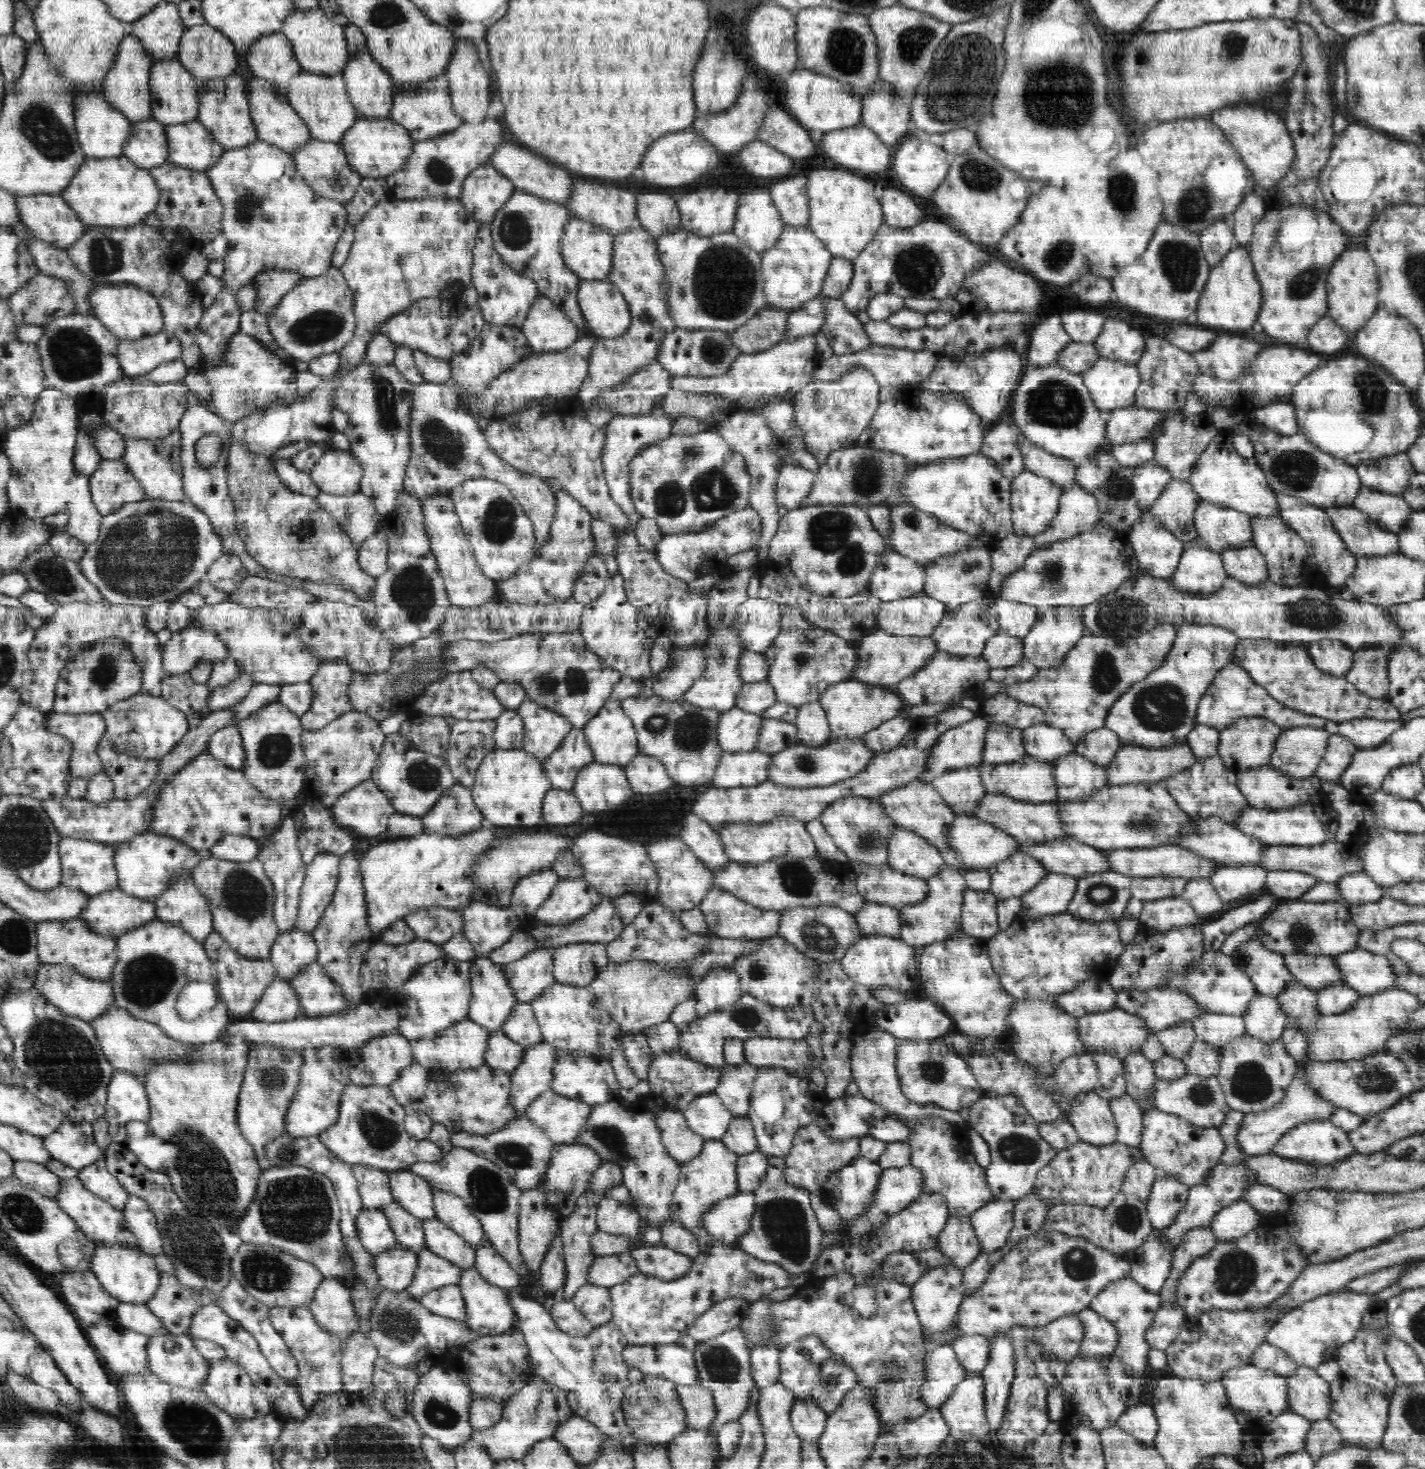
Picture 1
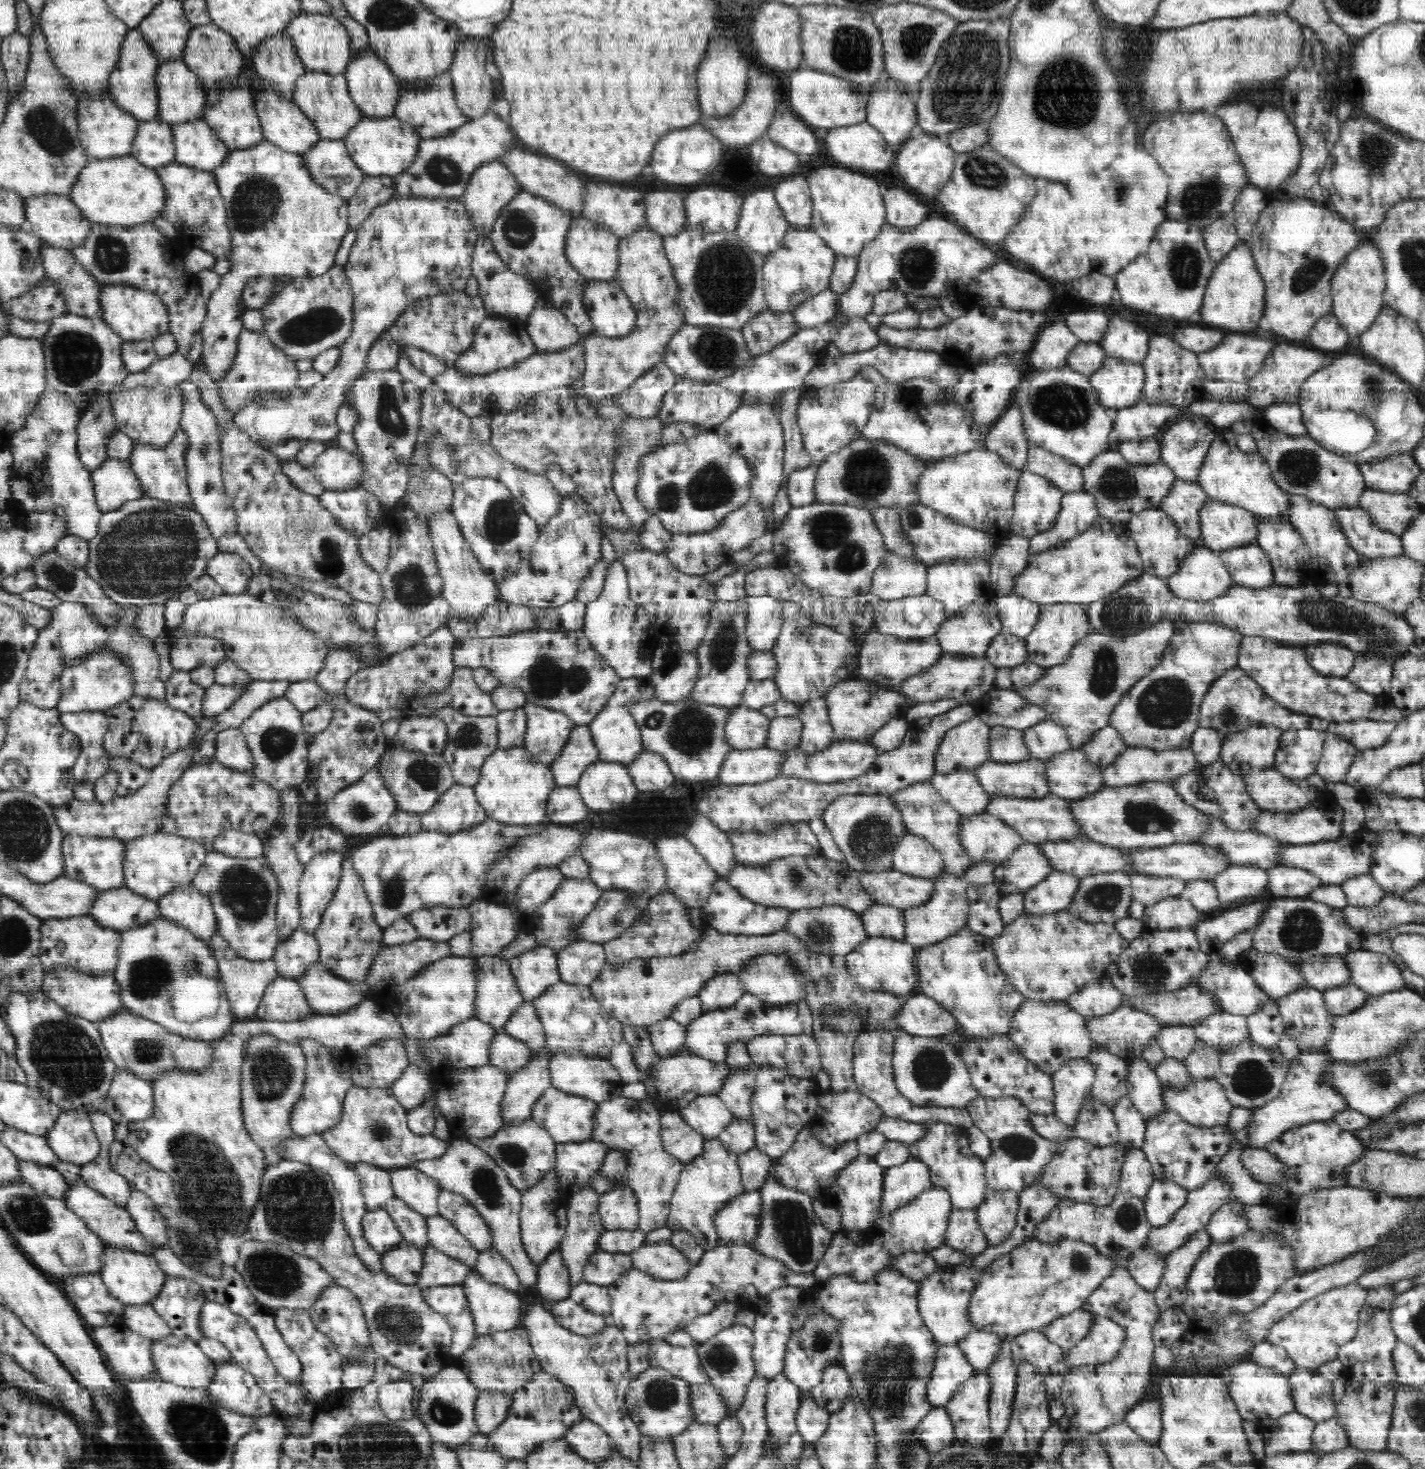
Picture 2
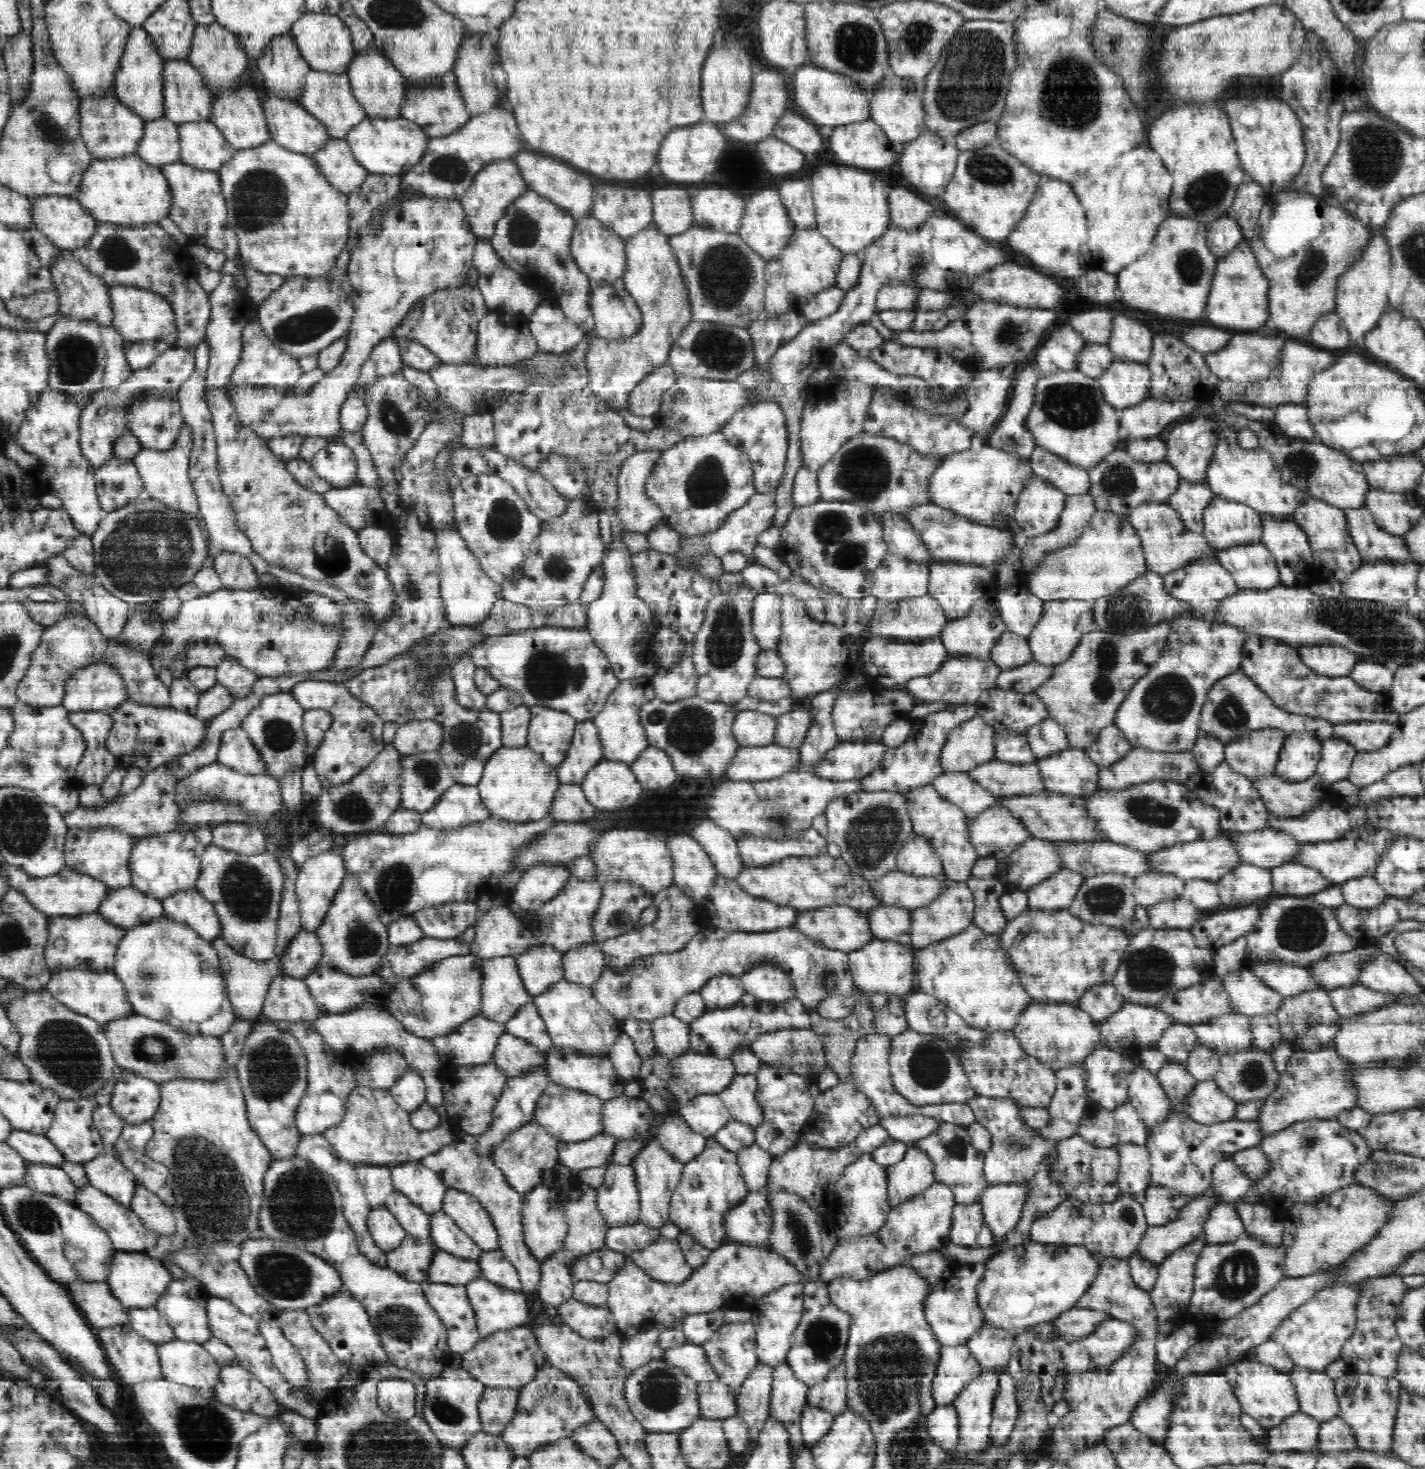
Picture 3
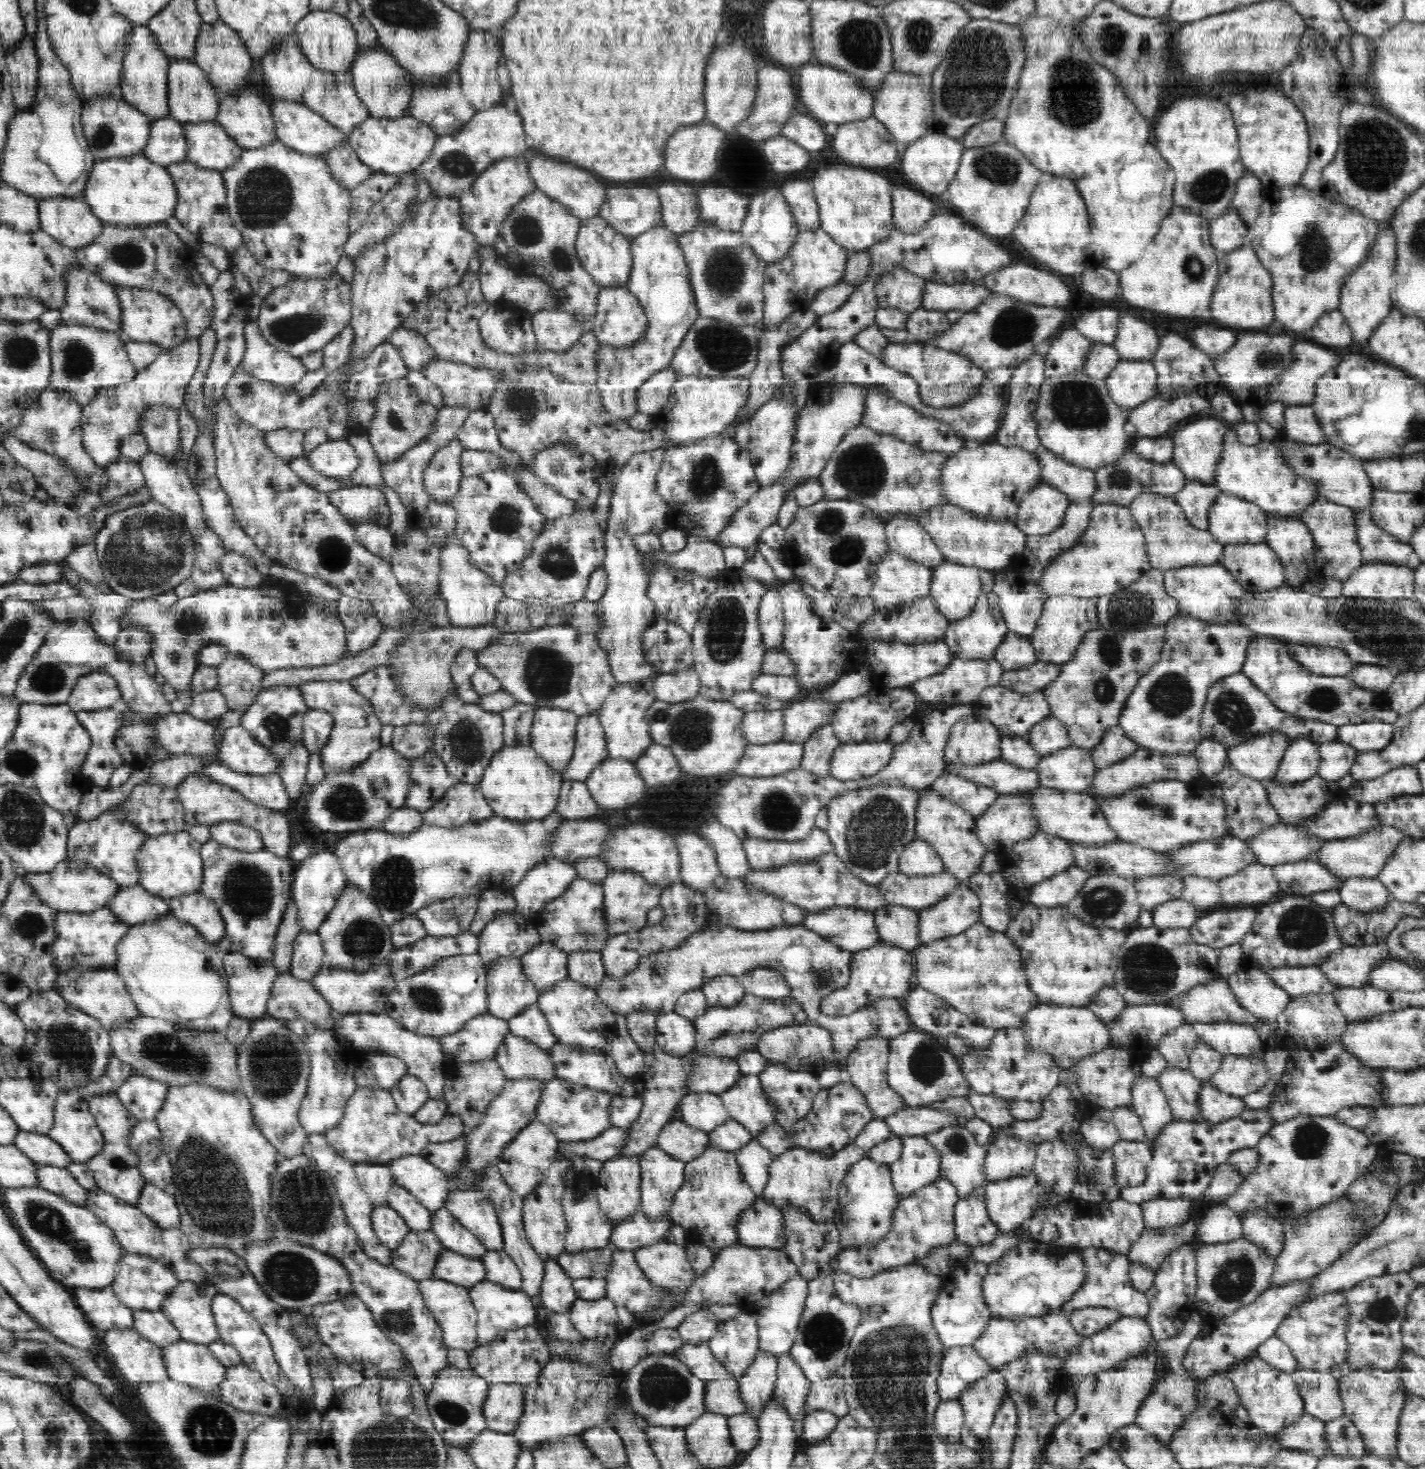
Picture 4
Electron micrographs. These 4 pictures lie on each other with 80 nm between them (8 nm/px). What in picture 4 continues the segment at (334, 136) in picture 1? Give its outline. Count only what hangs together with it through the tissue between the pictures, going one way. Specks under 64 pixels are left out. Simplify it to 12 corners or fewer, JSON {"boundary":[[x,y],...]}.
{"boundary":[[312,74],[301,103],[346,135],[370,116],[354,85]]}

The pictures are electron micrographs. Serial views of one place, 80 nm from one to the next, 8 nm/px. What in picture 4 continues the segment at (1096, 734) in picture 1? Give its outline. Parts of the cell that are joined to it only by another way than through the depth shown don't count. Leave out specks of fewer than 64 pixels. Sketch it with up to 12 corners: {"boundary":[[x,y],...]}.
{"boundary":[[1110,727],[1089,751],[1097,769],[1133,755],[1139,746]]}

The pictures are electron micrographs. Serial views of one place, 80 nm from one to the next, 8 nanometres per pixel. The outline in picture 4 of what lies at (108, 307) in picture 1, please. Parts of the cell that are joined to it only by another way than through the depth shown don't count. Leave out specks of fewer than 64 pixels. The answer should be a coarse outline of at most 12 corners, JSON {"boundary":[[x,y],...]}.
{"boundary":[[116,286],[125,341],[164,350],[187,340],[166,296]]}

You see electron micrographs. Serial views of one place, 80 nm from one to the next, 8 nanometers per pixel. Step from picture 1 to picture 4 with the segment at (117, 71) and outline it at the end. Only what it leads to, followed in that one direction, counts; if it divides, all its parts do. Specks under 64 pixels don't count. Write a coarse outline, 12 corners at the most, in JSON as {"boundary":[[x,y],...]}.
{"boundary":[[135,25],[121,70],[122,100],[151,119],[169,116],[172,58]]}

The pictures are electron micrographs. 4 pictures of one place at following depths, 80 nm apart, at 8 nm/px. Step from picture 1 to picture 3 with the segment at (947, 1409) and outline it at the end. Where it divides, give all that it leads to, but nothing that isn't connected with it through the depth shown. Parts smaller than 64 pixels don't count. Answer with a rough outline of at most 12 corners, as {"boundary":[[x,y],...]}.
{"boundary":[[985,1369],[951,1402],[957,1448],[991,1445],[993,1402],[1000,1379]]}

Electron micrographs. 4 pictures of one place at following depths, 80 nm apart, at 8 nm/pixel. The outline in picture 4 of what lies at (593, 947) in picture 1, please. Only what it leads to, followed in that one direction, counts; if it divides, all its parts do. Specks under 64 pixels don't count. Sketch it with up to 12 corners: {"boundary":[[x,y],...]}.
{"boundary":[[601,952],[567,956],[567,976],[587,987],[607,975]]}

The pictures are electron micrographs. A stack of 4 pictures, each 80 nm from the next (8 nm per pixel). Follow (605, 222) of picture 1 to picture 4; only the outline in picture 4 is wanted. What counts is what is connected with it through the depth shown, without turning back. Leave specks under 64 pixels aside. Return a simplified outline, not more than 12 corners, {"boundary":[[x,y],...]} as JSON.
{"boundary":[[608,188],[598,215],[633,237],[661,224],[657,192]]}

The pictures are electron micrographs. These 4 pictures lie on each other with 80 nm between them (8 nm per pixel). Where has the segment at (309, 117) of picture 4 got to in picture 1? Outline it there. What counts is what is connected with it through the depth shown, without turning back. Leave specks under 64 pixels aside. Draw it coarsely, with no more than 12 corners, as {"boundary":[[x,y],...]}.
{"boundary":[[266,80],[248,82],[258,140],[293,153],[311,138]]}

